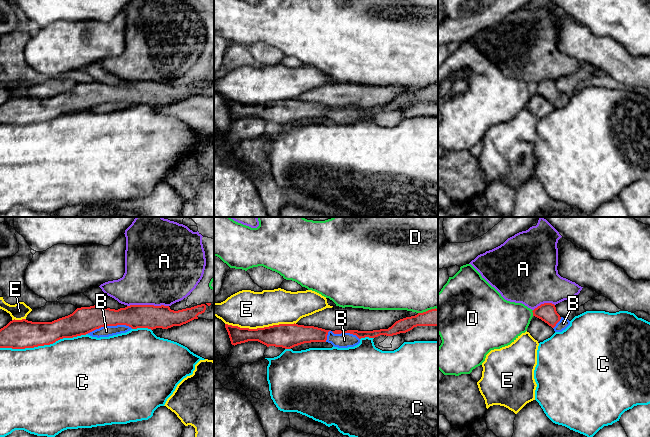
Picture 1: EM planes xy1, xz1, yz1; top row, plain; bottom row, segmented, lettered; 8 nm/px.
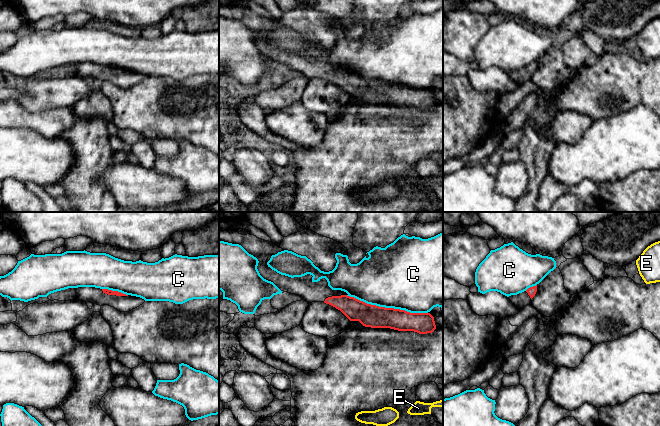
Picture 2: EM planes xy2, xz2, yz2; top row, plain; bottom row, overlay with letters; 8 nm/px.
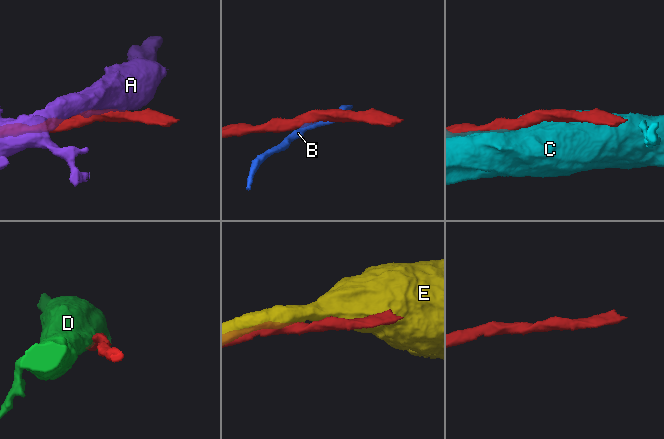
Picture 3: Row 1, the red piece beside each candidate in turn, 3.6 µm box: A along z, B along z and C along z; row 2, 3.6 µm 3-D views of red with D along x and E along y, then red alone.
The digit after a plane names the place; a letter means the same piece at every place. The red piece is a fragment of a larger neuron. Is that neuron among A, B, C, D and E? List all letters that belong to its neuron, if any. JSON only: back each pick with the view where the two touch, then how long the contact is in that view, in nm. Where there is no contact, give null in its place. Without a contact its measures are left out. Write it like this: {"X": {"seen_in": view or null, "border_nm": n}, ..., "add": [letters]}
{"add": []}

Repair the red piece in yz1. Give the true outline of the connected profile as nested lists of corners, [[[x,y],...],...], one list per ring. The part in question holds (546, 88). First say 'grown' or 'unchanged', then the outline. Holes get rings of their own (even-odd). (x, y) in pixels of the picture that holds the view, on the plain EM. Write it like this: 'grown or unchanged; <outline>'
unchanged; [[[552,79],[541,80],[532,88],[533,92],[541,95],[552,104],[554,104],[561,95],[560,91],[556,87],[555,81]]]

